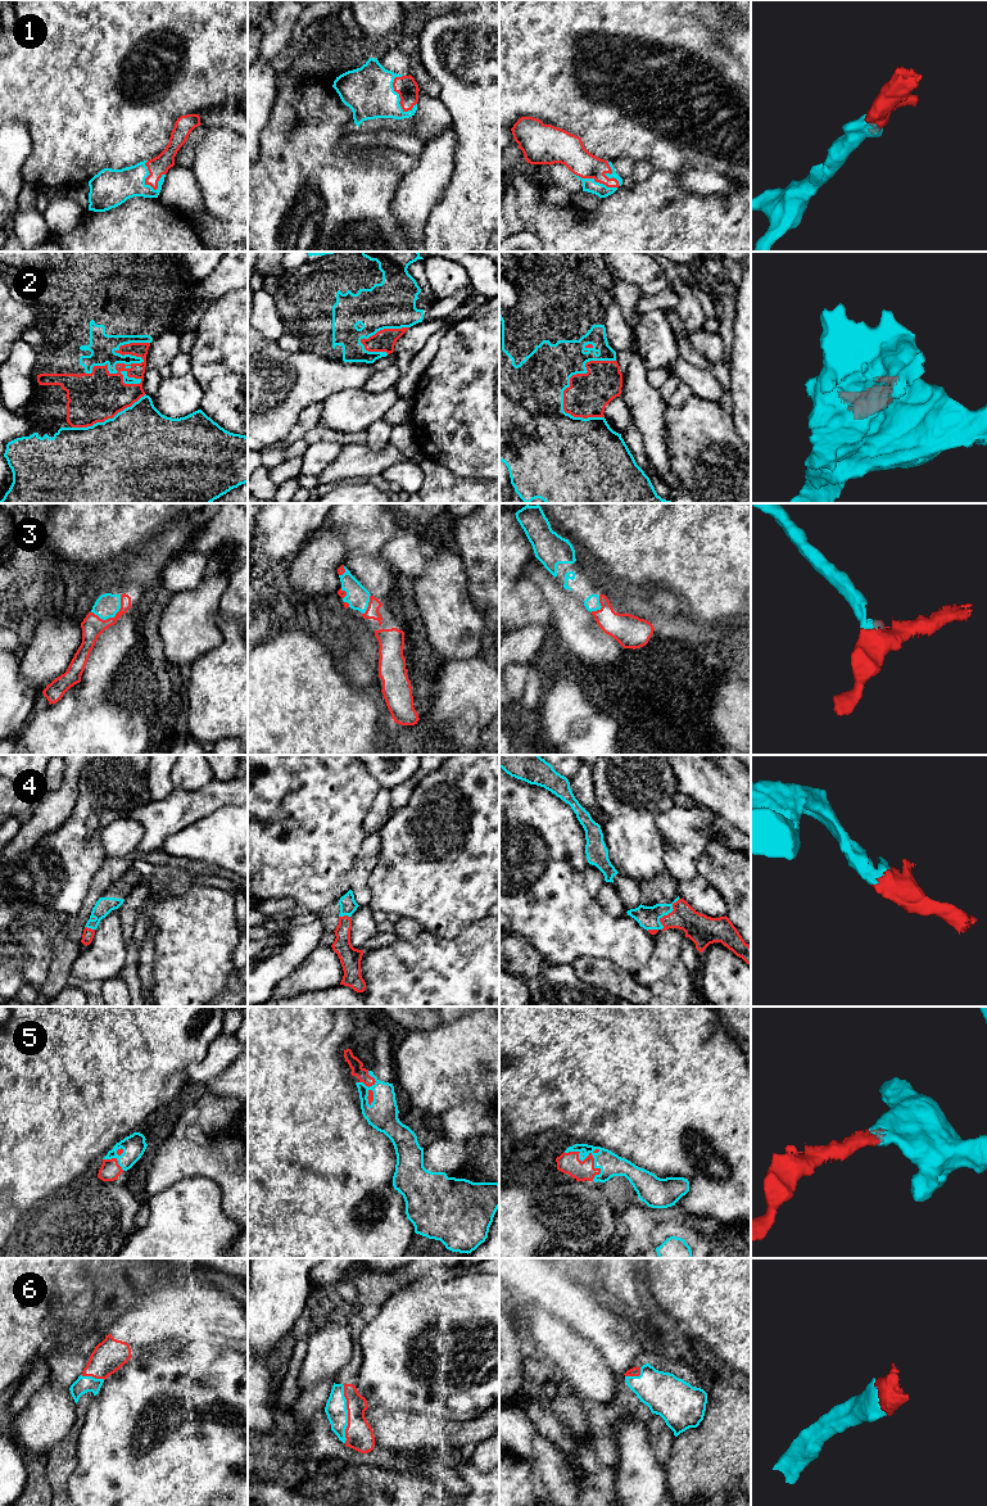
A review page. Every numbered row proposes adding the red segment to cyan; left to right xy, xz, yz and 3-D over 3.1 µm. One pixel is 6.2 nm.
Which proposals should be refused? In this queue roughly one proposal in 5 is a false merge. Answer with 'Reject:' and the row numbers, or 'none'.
Reject: none

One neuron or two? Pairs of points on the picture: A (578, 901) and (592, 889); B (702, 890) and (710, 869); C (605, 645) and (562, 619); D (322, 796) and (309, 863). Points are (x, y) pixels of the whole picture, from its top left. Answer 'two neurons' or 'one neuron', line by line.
A: two neurons
B: two neurons
C: one neuron
D: one neuron

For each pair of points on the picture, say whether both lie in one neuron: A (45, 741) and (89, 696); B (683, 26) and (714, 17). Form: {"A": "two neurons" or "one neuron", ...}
{"A": "two neurons", "B": "two neurons"}

